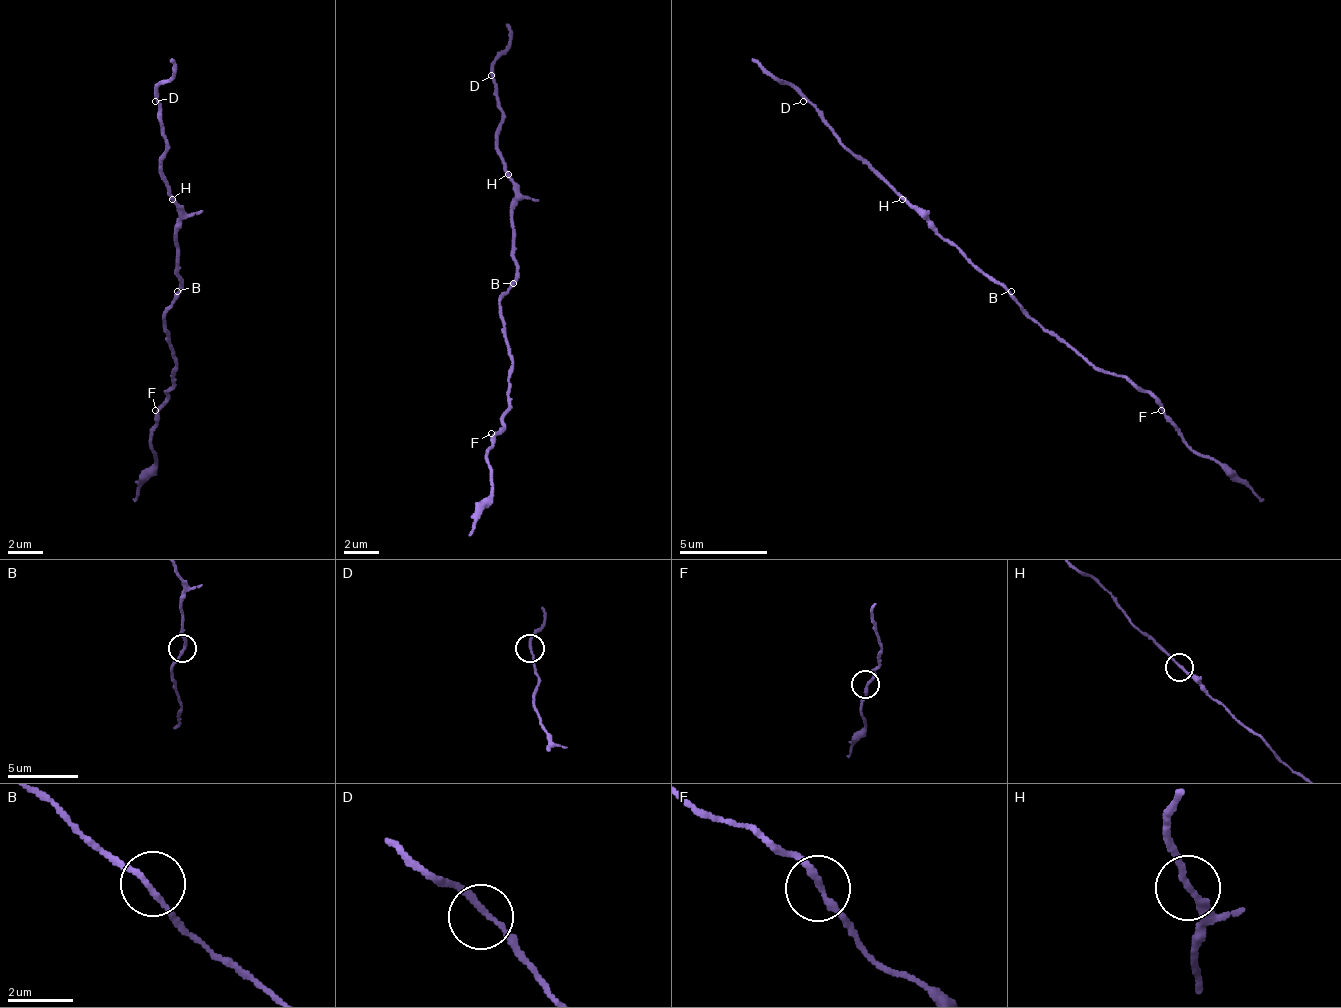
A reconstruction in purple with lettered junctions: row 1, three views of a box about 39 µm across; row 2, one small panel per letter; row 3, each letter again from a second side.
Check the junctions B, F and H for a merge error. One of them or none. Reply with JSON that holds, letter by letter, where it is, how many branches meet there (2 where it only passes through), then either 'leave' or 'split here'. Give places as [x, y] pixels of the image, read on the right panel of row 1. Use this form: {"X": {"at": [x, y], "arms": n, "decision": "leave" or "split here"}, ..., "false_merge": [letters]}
{"B": {"at": [1011, 291], "arms": 2, "decision": "leave"}, "F": {"at": [1161, 410], "arms": 2, "decision": "leave"}, "H": {"at": [902, 199], "arms": 2, "decision": "leave"}, "false_merge": []}

